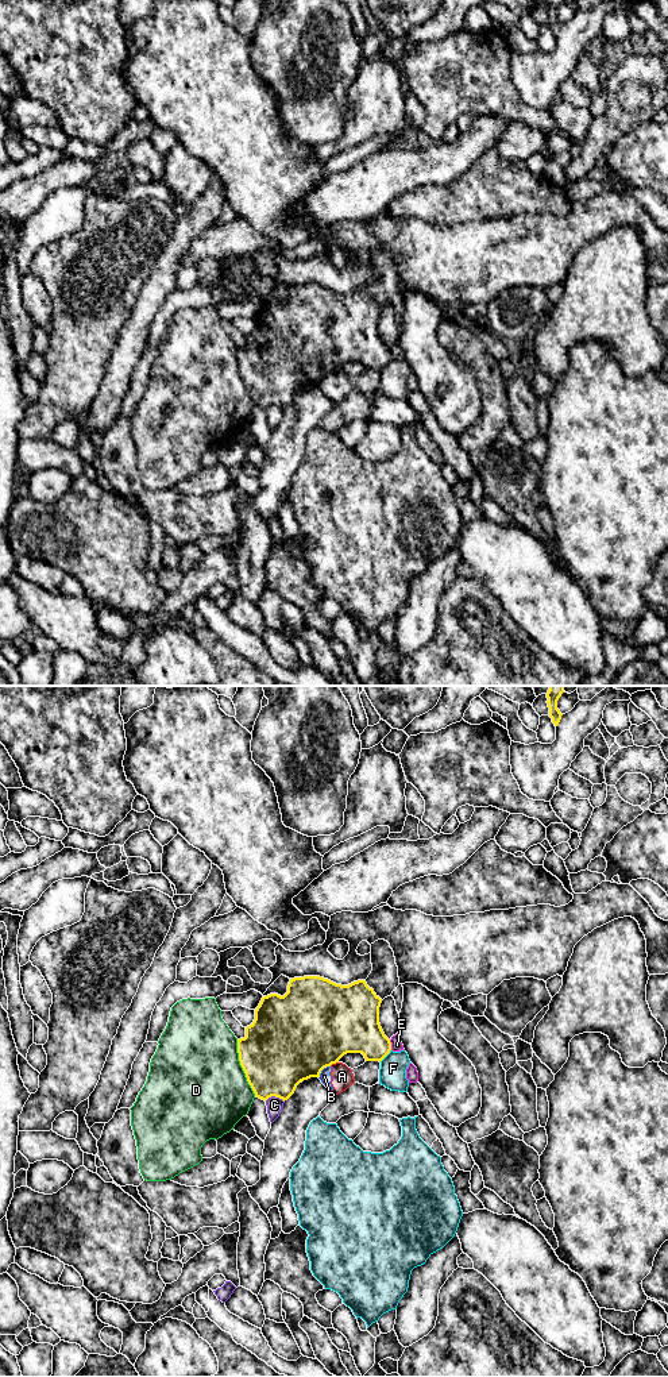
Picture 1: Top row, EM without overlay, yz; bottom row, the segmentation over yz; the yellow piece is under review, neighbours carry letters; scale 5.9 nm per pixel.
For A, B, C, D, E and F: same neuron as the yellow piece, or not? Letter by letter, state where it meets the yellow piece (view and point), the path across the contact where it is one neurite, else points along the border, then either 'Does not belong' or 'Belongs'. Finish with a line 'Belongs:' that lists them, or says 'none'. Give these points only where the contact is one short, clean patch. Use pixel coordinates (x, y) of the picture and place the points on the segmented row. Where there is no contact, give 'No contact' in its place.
A: Touches yellow at yz (334, 1063). Boundary: yz (338, 1061), (329, 1065). Does not belong
B: Touches yellow at yz (321, 1069). Does not belong
C: Touches yellow at yz (274, 1095). Boundary: yz (265, 1100), (278, 1096), (284, 1102). Does not belong
D: Touches yellow at yz (242, 1067). Does not belong
E: Touches yellow at yz (390, 1045). Does not belong
F: Touches yellow at yz (385, 1056). Does not belong
Belongs: none

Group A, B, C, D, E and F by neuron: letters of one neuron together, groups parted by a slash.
A B / C / D / E / F

